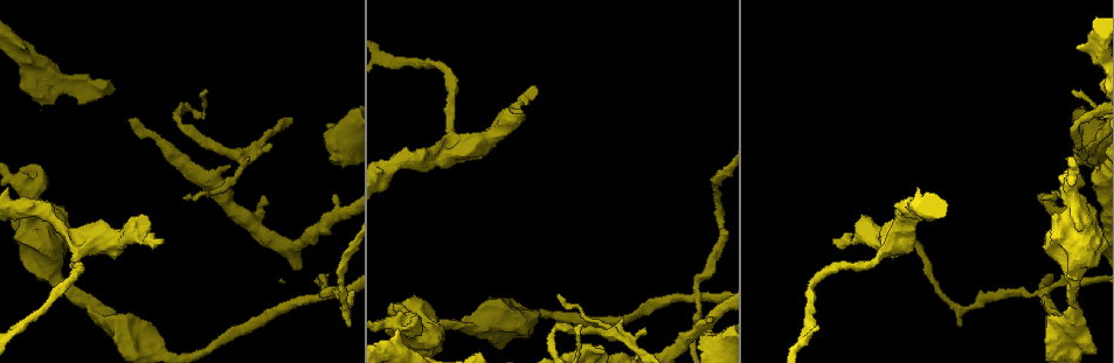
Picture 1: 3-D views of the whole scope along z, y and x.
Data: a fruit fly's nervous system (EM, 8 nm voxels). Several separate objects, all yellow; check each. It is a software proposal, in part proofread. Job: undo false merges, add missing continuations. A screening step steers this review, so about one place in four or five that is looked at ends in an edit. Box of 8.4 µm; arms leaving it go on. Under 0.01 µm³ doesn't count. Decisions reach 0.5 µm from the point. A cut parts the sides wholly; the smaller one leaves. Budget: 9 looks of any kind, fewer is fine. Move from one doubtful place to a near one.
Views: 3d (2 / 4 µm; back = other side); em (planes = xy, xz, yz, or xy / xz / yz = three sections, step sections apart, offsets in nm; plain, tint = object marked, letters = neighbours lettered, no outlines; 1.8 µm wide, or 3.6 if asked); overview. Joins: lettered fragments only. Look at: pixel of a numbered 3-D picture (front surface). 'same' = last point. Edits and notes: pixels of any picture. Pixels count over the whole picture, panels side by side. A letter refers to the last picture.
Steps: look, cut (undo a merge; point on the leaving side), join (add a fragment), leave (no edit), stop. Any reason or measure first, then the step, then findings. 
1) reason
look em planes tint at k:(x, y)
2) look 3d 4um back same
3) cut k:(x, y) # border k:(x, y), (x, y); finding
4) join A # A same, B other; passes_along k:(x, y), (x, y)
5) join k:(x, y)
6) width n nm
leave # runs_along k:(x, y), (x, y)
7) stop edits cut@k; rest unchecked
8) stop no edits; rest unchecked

three-way junction
look em 3.6um planes plain at 1:(88, 244)

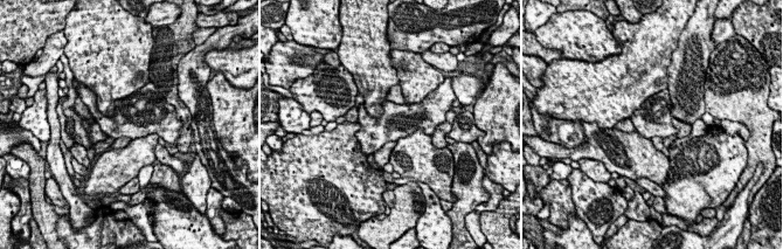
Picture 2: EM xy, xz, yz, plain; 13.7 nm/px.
with the object marked
look em 3.6um planes tint same

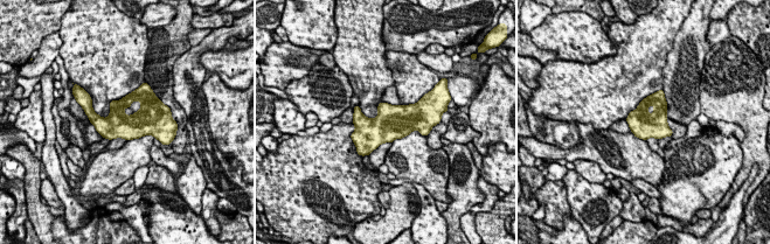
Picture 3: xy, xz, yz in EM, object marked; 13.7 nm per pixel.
see the neighbours
look em 3.6um planes letters same

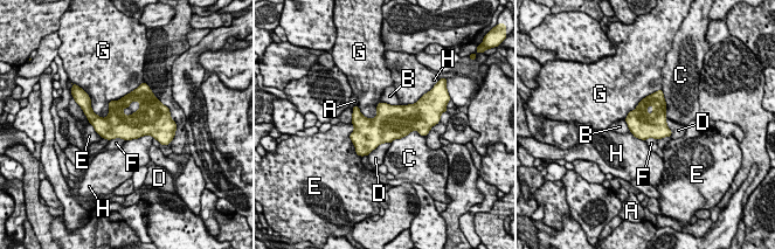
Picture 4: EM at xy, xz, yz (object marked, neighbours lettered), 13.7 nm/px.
width 360 nm
leave # A other, B other, C other, D other, E other, F other, G other, H other; runs_along 4:(90, 116), (99, 124), (157, 122); all the same neuron

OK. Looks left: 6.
sharp bend
look 3d 4um back at 1:(1076, 122)

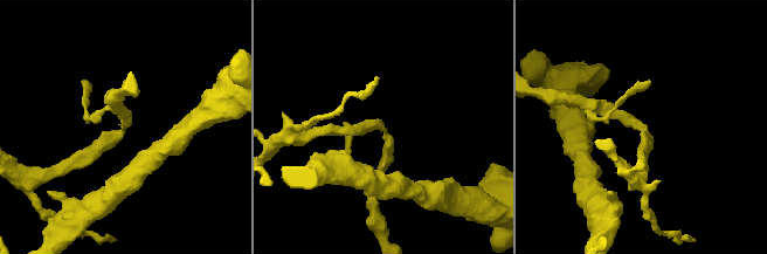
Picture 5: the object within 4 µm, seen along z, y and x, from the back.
arm_widths 170, 190 nm; now the EM
look em 3.6um xz step 8 letters at 5:(644, 130)

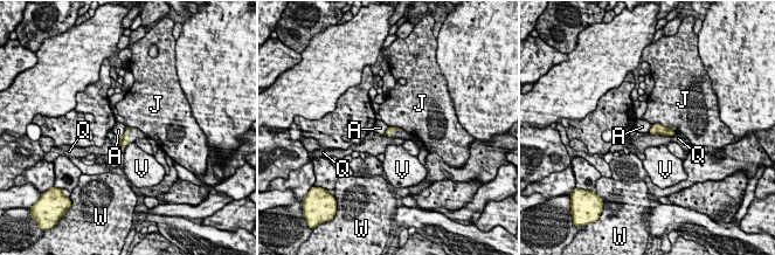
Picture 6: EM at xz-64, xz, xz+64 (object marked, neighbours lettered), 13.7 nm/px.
cut it another way
look em 3.6um planes letters same

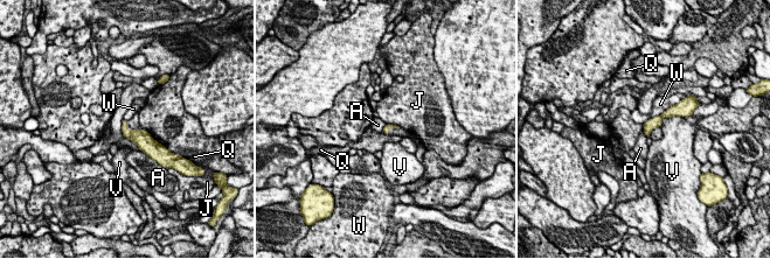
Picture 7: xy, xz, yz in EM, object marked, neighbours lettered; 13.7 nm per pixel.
leave # A other, J other, Q other, V other, W other; border 7:(122, 123), (122, 134), (124, 137); all the same neuron

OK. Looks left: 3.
thick end
look 3d 4um back at 1:(708, 329)

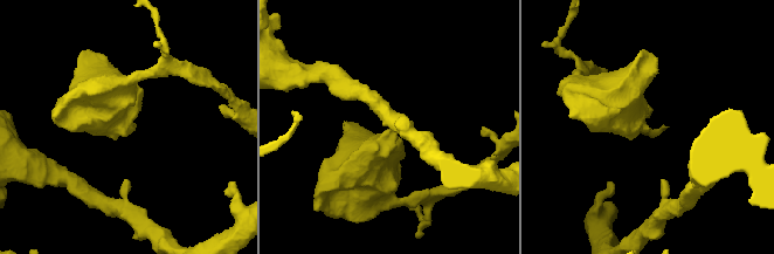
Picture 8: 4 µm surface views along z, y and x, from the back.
shape alone is not enough
look em 3.6um planes letters at 8:(646, 125)

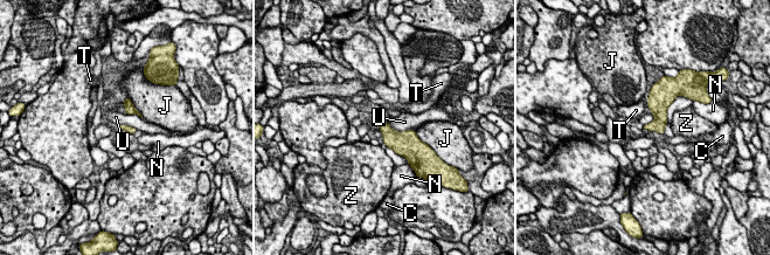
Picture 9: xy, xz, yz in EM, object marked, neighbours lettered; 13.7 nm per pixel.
leave # C other, J other, N other, T other, U other, Z other; border 9:(387, 122), (397, 131), (414, 131); no lettered fragment goes on from it

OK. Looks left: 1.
free end
look em planes letters at 1:(399, 331)

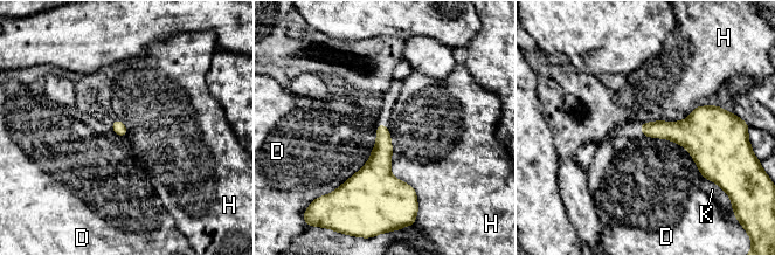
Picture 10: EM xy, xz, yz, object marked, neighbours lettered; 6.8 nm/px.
longest_contact H 600 nm
leave # D other, H other, K other; border 10:(387, 128), (391, 173), (419, 205); no lettered fragment goes on from it

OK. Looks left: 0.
stop no edits; rest unchecked

